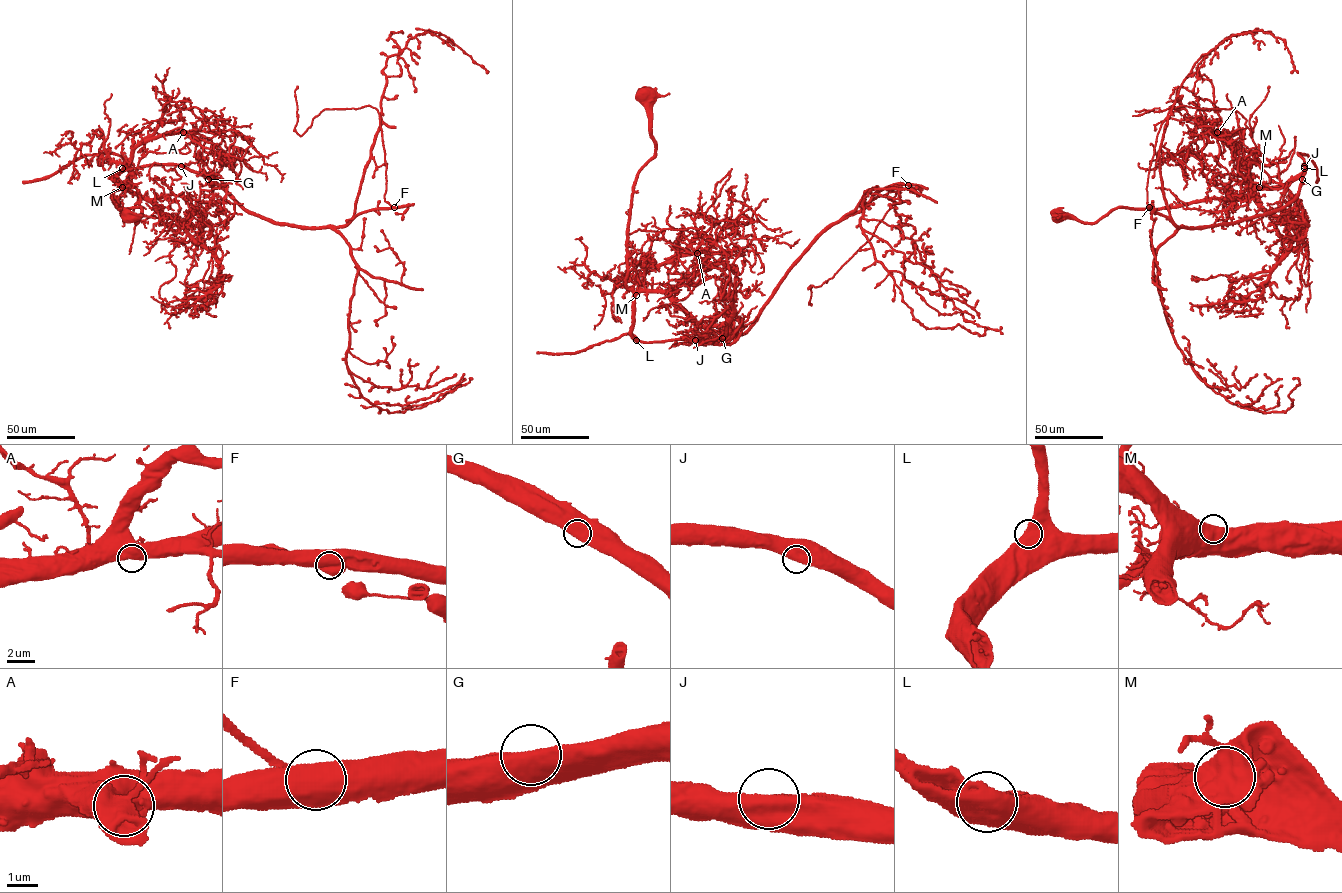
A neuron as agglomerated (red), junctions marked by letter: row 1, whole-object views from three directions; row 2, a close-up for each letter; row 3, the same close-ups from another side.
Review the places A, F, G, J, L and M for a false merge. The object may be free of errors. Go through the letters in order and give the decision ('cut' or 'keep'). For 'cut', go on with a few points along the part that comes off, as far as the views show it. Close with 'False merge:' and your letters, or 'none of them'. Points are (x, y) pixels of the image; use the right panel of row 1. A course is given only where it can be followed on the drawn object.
A: keep
F: cut; foreign part runs (1149, 207), (1151, 160), (1169, 110), (1182, 105), (1234, 109), (1246, 120), (1251, 136), (1250, 115), (1269, 86)
G: keep
J: keep
L: keep
M: keep
False merge: F

